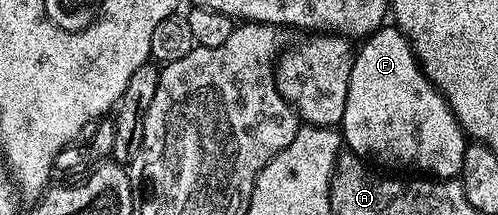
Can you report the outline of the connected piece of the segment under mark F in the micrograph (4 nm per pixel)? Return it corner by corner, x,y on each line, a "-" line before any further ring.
385,25
367,36
360,46
353,56
350,89
346,89
346,109
339,124
343,146
351,154
380,169
401,167
404,170
401,172
423,173
433,179
457,178
464,170
464,154
469,140
444,100
444,94
424,76
412,44
398,27

